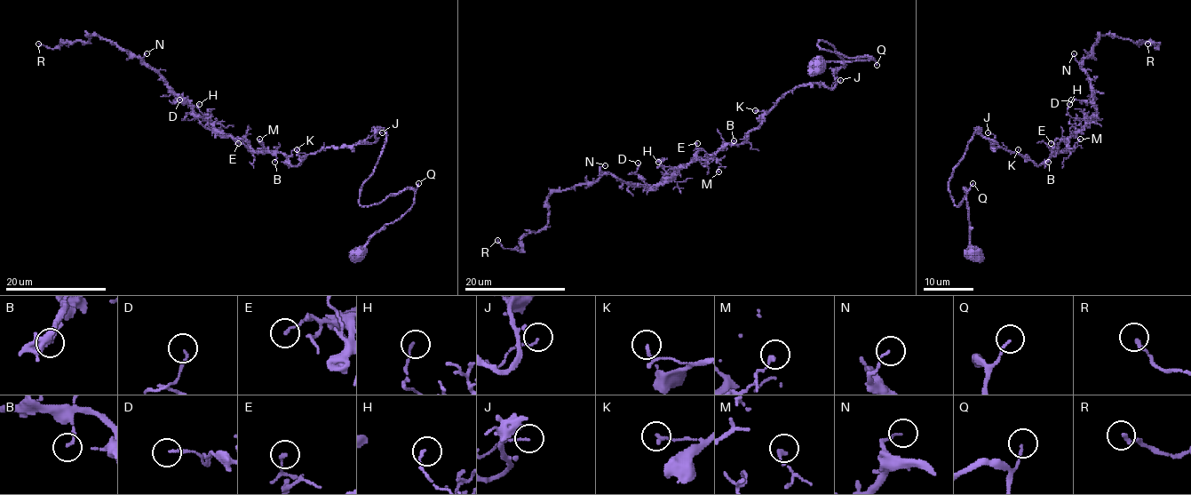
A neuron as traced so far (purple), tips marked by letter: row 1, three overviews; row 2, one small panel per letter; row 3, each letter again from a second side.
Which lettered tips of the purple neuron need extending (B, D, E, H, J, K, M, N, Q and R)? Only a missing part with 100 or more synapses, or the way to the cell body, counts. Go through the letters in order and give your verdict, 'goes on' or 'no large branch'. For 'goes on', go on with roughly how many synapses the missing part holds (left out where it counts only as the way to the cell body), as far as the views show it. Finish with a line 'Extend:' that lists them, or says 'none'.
B: no large branch
D: no large branch
E: no large branch
H: no large branch
J: no large branch
K: no large branch
M: no large branch
N: no large branch
Q: no large branch
R: no large branch
Extend: none

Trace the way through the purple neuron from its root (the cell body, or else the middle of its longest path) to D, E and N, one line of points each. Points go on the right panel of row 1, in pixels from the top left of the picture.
D: (975, 252), (966, 192), (956, 205), (948, 189), (975, 128), (994, 147), (1038, 165), (1096, 111), (1071, 99)
E: (975, 252), (966, 192), (956, 205), (948, 189), (975, 128), (994, 147), (1036, 165), (1067, 144), (1051, 143)
N: (975, 252), (953, 169), (975, 128), (1036, 165), (1060, 152), (1096, 111), (1074, 53)

